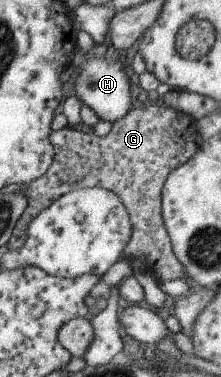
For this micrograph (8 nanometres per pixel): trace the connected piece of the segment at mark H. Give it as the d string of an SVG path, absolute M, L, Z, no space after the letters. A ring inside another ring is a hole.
M79 47L75 48L72 63L75 64L79 73L75 84L82 105L90 107L99 117L99 121L117 123L119 119L123 119L131 107L131 79L125 72L126 65L122 65L117 59L109 61L103 57L101 59L89 57Z

